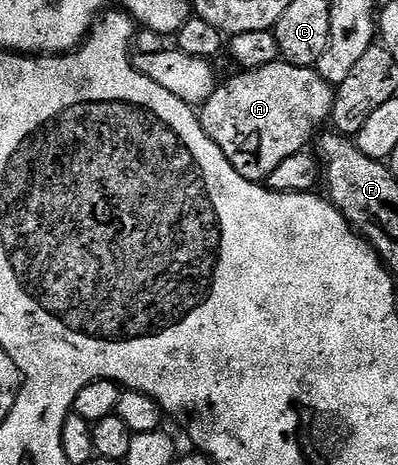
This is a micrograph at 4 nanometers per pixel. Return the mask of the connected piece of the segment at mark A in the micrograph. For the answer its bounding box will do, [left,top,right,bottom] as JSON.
[200,60,334,183]

